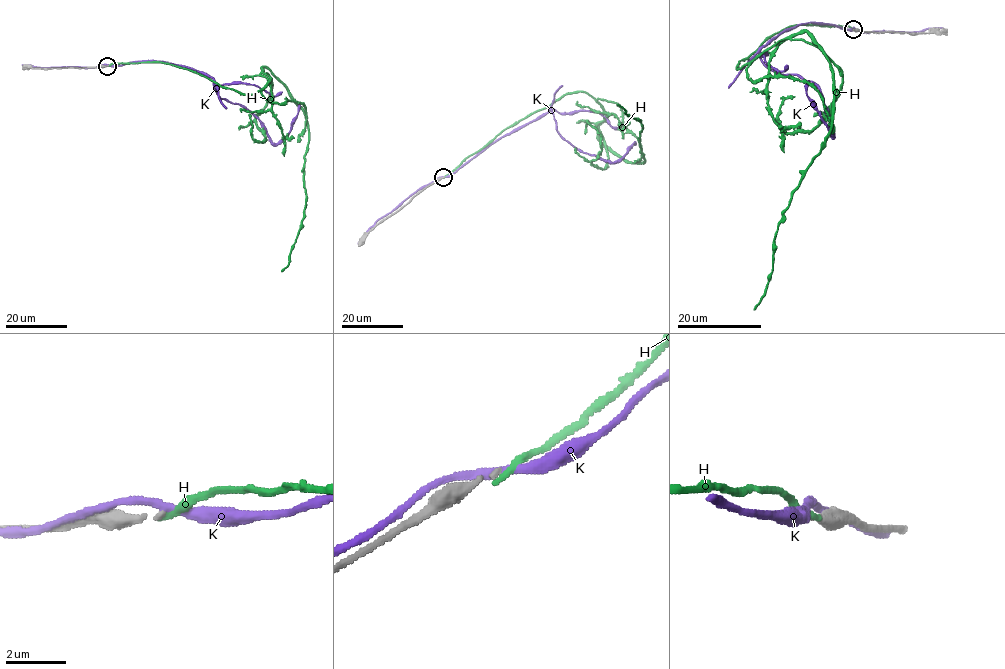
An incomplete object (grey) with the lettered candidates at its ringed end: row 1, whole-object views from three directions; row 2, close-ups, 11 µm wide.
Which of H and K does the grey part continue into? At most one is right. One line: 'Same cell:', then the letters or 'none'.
Same cell: none

